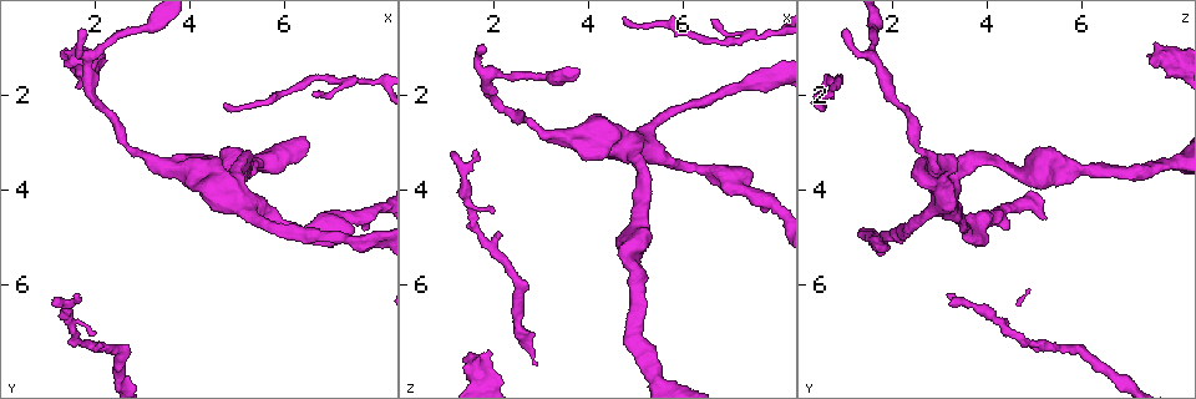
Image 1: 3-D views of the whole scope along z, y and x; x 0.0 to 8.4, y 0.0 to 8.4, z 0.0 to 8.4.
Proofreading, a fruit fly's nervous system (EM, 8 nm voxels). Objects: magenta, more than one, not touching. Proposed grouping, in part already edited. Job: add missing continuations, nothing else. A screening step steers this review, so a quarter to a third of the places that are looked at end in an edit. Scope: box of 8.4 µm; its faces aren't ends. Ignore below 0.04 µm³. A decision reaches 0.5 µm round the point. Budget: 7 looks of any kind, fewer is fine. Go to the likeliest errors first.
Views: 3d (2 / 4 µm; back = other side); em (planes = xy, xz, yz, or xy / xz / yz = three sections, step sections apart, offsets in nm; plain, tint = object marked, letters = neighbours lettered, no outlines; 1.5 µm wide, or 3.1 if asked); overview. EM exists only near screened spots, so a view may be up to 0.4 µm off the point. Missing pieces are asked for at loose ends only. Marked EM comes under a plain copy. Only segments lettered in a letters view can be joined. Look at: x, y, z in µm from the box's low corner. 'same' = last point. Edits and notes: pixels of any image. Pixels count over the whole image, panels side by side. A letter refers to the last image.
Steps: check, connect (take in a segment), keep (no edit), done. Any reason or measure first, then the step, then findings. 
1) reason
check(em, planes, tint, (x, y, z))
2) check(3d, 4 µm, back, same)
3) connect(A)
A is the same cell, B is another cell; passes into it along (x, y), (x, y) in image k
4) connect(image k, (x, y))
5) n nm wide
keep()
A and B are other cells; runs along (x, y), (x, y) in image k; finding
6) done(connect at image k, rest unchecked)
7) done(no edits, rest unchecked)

long arm stops here
check(3d, 2 µm, (1.35, 1.40, 7.65))

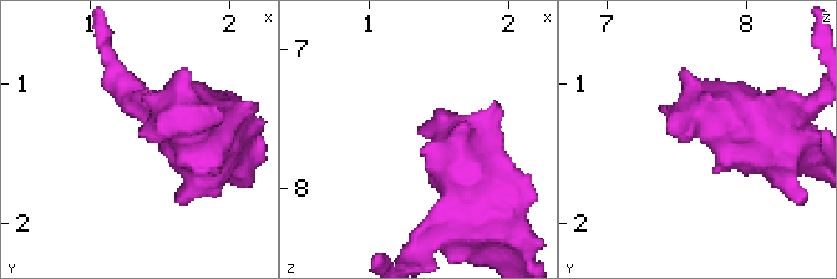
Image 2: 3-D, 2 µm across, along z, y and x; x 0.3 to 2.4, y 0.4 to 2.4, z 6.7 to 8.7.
check(em, yz, step 8, letters, (1.36, 1.36, 7.60))

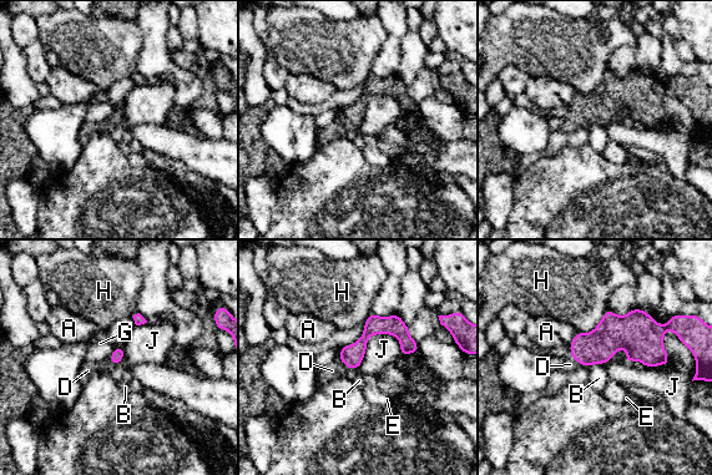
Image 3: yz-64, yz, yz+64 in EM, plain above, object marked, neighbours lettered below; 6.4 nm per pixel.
another direction
check(em, planes, letters, same)

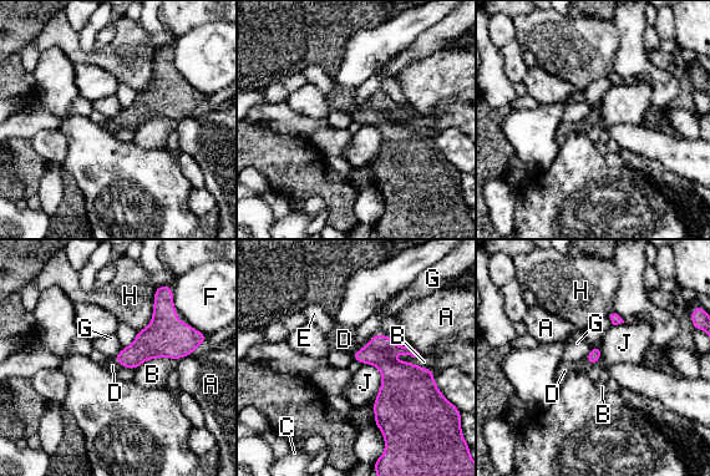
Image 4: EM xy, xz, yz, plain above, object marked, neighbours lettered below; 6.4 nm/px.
connect(D)
D is the same cell, A, B, C, E, F, G, H and J are other cells; passes into it along (151, 343), (118, 361), (112, 365) in image 4; the cell continues

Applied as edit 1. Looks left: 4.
redraw
check(overview)

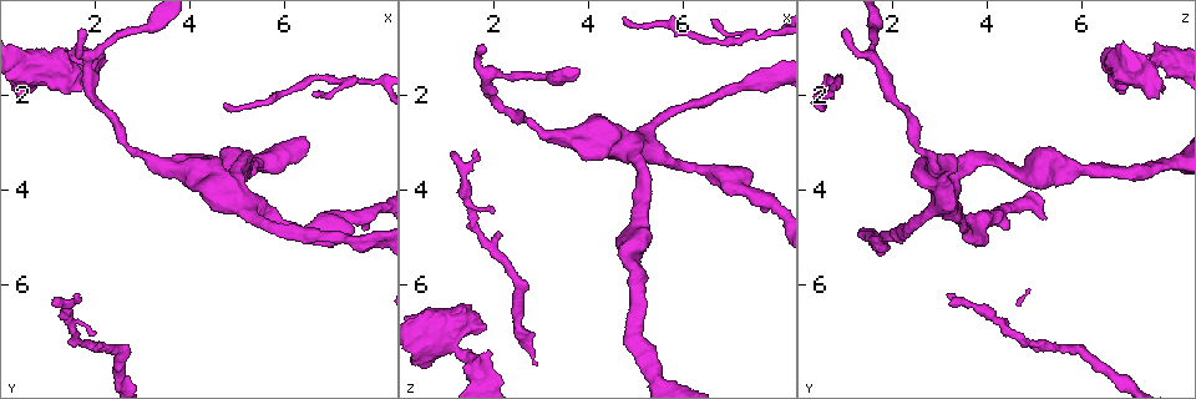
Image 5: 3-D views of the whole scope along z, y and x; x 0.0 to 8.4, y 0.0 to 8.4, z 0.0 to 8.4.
free end
check(3d, 4 µm, (1.75, 0.65, 1.05))

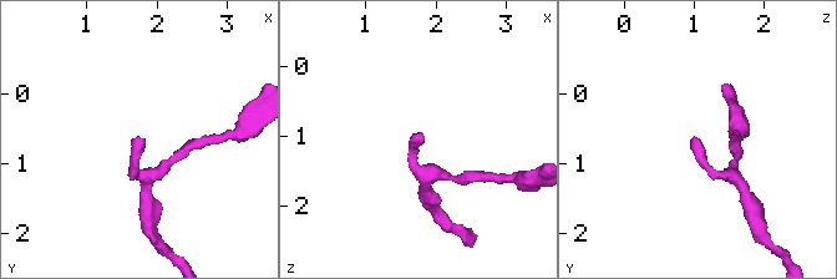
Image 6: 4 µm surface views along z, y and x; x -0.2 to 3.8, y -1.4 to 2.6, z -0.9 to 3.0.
shape alone is not enough
check(em, planes, letters, (1.75, 0.55, 1.00))

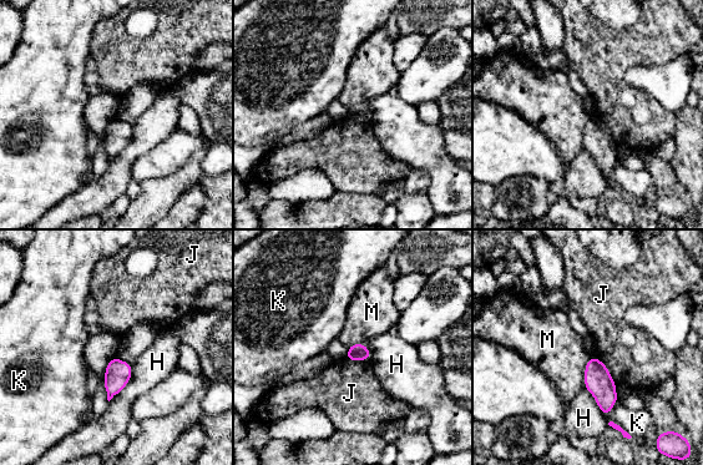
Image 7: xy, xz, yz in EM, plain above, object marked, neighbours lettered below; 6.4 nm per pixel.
keep()
H, J, K and M are other cells; border along (588, 358), (585, 365), (583, 387) in image 7; none of them fits

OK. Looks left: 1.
an open end
check(em, planes, letters, (1.20, 6.35, 3.15))

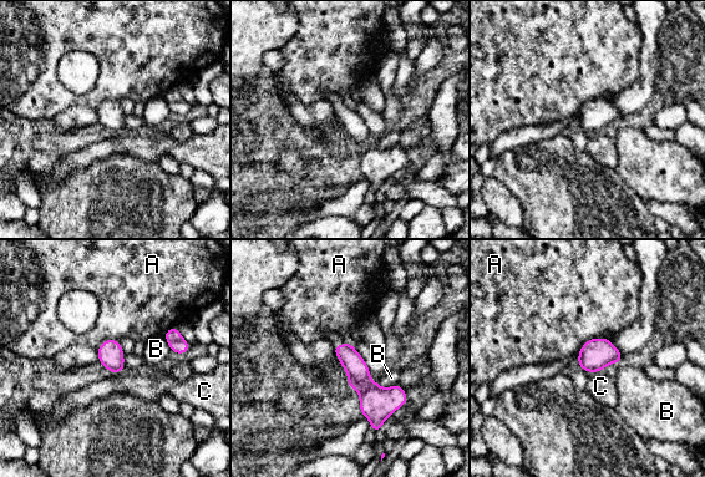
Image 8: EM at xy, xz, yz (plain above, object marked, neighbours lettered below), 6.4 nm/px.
keep()
A, B and C are other cells; border along (602, 336), (588, 339), (576, 356) in image 8; none of them fits

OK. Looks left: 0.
done(connect at image 4, rest unchecked)

